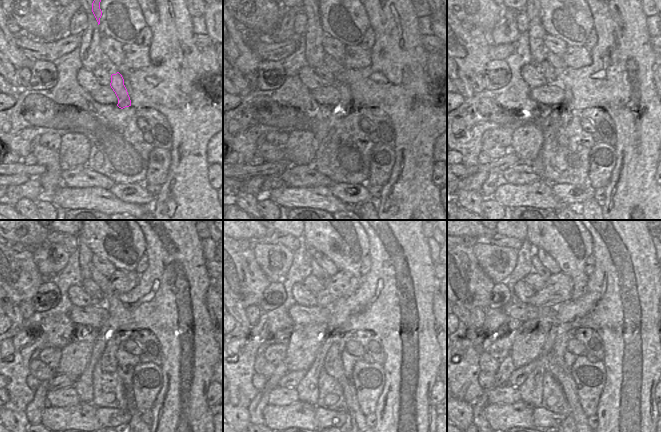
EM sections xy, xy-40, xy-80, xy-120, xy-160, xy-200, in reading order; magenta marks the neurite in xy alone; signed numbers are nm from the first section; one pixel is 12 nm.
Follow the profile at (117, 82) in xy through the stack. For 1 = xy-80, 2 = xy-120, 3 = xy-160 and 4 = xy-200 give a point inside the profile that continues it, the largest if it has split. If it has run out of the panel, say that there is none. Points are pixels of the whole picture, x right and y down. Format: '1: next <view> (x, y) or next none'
1: next xy-80 (565, 115)
2: next xy-120 (108, 360)
3: next xy-160 (333, 365)
4: next xy-200 (557, 367)

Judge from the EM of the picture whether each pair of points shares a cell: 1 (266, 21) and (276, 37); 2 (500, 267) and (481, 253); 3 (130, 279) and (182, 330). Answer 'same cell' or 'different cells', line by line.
1: different cells
2: same cell
3: different cells

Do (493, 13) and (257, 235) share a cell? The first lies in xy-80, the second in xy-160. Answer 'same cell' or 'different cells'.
same cell

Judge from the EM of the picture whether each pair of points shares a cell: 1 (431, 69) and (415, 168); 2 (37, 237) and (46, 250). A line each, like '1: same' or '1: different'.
1: different
2: different

